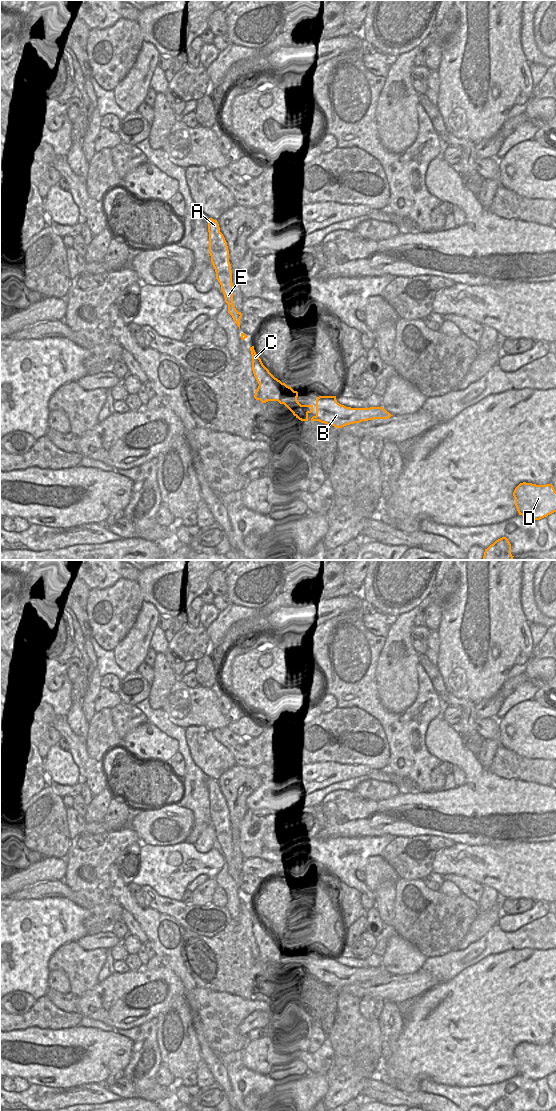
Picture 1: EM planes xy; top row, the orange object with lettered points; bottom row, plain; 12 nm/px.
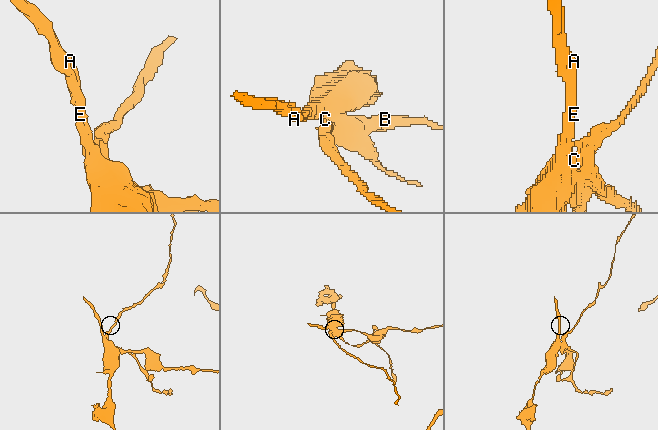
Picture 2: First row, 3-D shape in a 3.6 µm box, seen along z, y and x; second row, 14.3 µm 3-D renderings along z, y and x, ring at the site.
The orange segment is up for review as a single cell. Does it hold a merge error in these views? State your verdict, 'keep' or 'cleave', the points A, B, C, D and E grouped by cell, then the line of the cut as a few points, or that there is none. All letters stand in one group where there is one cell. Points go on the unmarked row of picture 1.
cleave; A C E / B D; cut in xy along (274, 937), (277, 945), (287, 953), (284, 956), (284, 963)

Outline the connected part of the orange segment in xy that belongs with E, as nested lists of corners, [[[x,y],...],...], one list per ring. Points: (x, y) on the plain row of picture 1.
[[[208,779],[209,814],[216,832],[216,839],[221,845],[225,862],[228,864],[228,873],[240,889],[241,872],[238,872],[233,864],[232,830],[229,822],[229,810],[227,802],[220,792],[217,780]]]

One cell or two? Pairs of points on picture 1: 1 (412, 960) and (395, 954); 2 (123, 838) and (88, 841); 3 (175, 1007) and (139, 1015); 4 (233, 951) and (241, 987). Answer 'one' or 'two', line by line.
1: one
2: two
3: two
4: one

